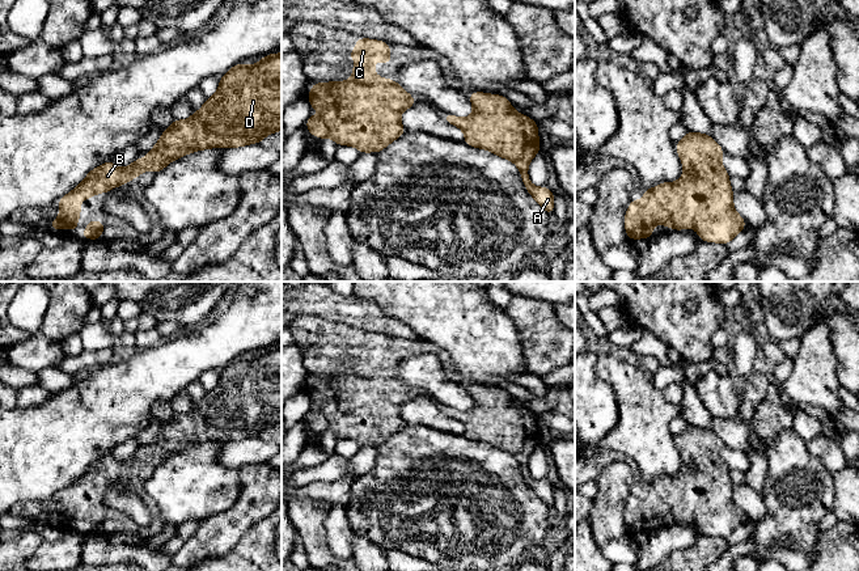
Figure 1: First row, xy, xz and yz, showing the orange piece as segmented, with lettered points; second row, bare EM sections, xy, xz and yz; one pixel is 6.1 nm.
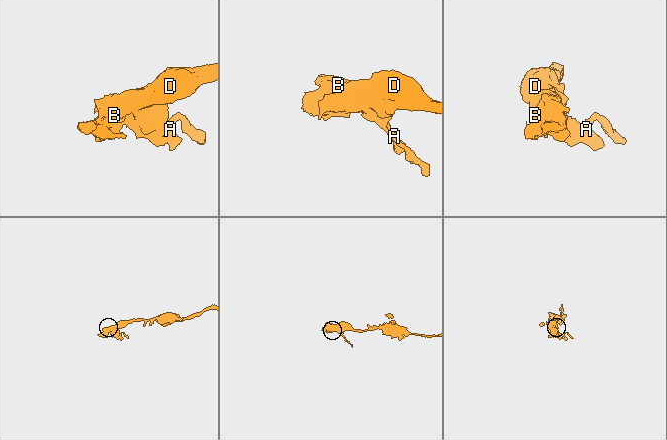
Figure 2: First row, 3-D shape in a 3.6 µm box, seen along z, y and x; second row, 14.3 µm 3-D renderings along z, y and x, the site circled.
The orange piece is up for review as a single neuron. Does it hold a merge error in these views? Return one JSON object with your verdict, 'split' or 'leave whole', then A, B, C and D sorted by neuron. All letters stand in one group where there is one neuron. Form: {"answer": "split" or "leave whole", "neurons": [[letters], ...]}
{"answer": "leave whole", "neurons": [["A", "B", "C", "D"]]}

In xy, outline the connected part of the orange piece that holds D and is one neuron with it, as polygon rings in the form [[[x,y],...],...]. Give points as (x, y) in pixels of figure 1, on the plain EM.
[[[282,346],[270,347],[254,359],[232,360],[217,385],[187,414],[175,413],[164,423],[147,451],[127,461],[118,461],[113,452],[90,464],[69,487],[62,490],[59,512],[50,515],[52,524],[65,520],[76,525],[81,492],[107,486],[128,477],[144,464],[157,468],[173,453],[207,441],[237,441],[261,436],[268,427],[282,423]]]

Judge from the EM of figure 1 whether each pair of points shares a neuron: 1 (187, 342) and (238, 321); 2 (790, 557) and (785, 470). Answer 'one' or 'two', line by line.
1: one
2: one

